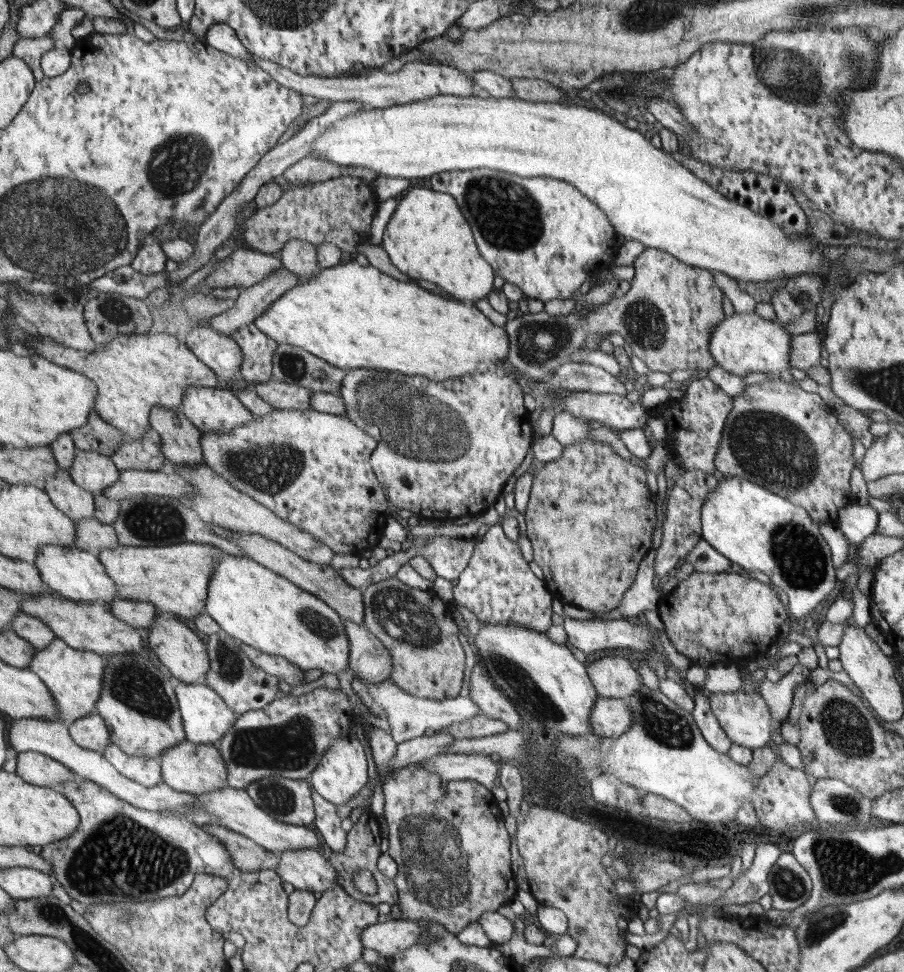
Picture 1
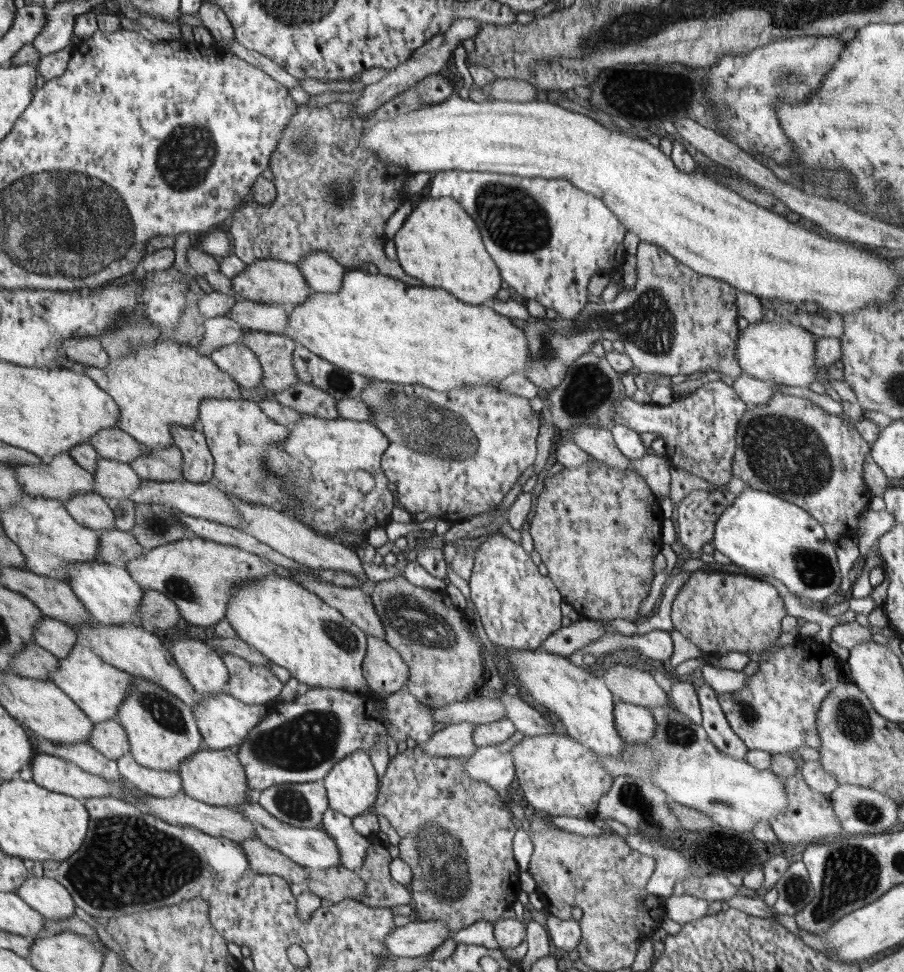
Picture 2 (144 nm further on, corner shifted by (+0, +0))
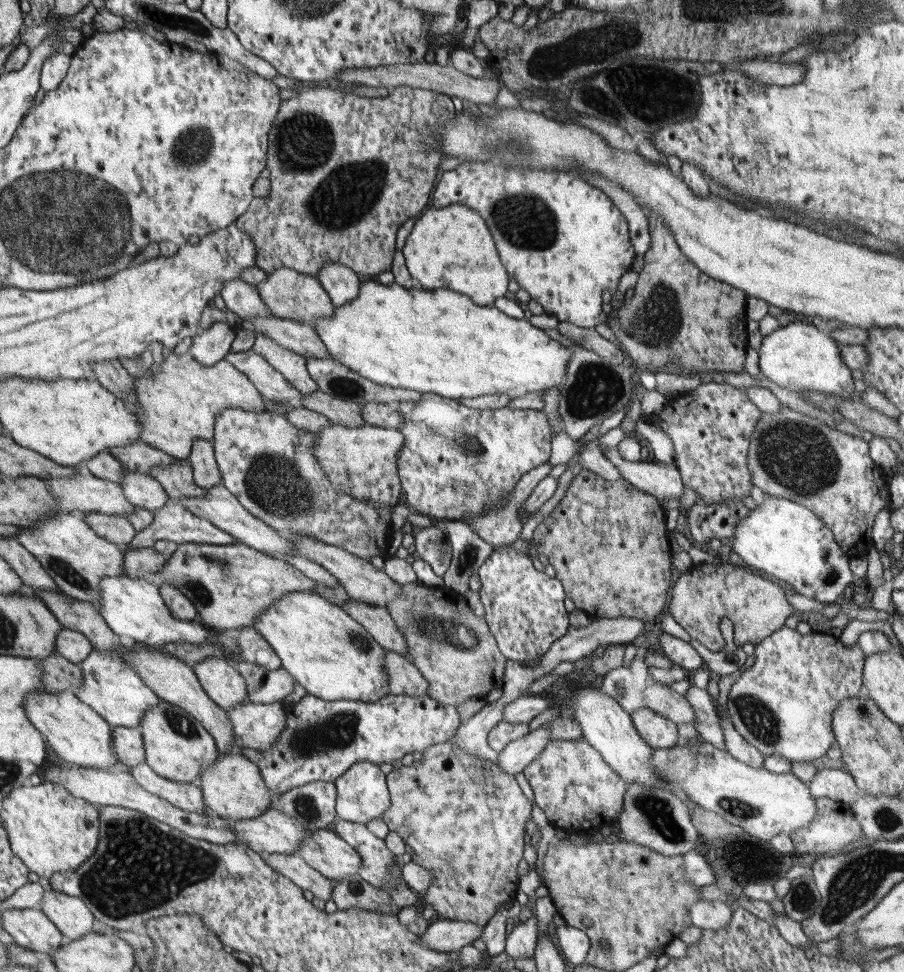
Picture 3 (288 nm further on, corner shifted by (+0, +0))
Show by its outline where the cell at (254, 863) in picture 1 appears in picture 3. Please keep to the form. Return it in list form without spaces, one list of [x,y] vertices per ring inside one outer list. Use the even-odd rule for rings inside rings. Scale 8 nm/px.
[[[271,852],[265,862],[271,868],[275,868],[281,876],[293,880],[305,892],[311,892],[315,898],[319,898],[323,902],[331,900],[335,884],[329,878],[325,878],[321,872],[317,872],[315,868],[305,864],[303,858],[299,858],[297,854],[291,856],[291,854],[275,854],[275,852]]]

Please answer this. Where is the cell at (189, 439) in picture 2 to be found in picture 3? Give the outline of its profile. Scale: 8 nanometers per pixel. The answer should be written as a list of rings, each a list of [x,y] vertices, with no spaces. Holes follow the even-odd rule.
[[[195,440],[193,442],[193,450],[187,458],[187,462],[191,464],[193,470],[193,484],[197,488],[209,490],[215,486],[221,486],[221,474],[219,468],[215,464],[215,456],[213,456],[213,442],[209,440]]]

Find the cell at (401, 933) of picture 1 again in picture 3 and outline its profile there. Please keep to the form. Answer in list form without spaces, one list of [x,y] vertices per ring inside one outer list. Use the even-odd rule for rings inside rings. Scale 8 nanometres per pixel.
[[[431,920],[429,928],[417,936],[417,942],[423,948],[435,952],[459,952],[463,946],[471,946],[471,942],[479,940],[483,928],[469,922],[455,922],[455,920]]]

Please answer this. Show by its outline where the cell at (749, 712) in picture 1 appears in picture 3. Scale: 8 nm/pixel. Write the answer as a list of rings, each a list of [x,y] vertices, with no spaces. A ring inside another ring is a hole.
[[[779,628],[755,646],[755,662],[731,686],[727,694],[727,712],[731,724],[743,740],[763,756],[781,756],[791,762],[813,762],[835,746],[831,714],[845,698],[863,694],[863,650],[859,646],[843,646],[837,638],[823,632],[799,634],[791,628]]]

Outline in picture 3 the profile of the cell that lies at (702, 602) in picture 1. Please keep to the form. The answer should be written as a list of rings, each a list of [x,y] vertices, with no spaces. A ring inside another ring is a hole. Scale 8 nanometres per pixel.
[[[697,564],[691,570],[681,572],[671,588],[671,600],[667,608],[671,618],[691,636],[691,640],[697,640],[711,652],[719,652],[725,648],[725,640],[719,632],[721,618],[729,618],[733,622],[733,644],[741,648],[745,642],[757,646],[763,638],[783,628],[785,618],[795,614],[785,598],[785,590],[769,580],[763,580],[761,576],[745,572],[731,564]]]

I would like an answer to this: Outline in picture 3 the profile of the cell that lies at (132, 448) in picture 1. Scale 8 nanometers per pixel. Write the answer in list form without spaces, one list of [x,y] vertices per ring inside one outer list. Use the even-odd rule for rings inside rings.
[[[175,460],[163,468],[151,468],[149,476],[157,480],[171,502],[181,498],[203,498],[205,490],[193,484],[193,470],[187,460]]]

